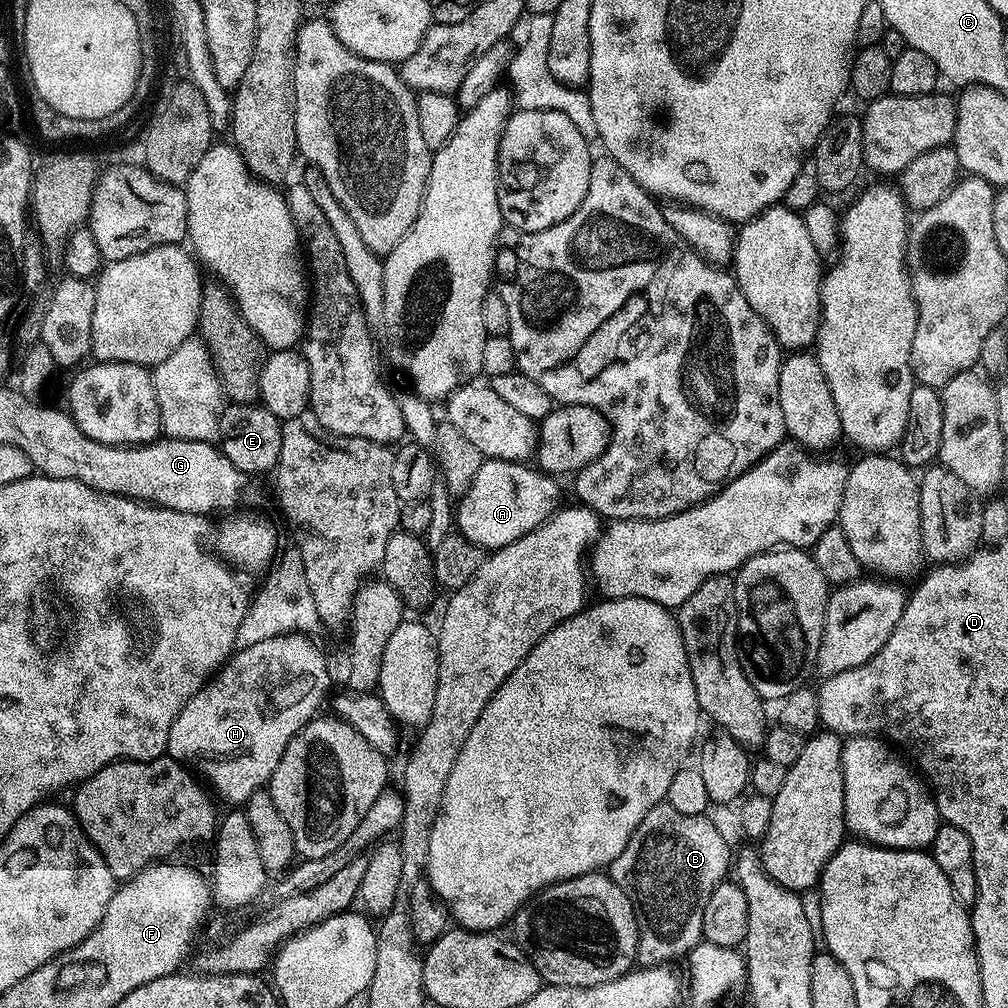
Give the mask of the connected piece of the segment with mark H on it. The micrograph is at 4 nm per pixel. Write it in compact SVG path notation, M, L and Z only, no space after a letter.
M289 634L263 639L262 642L257 642L248 649L237 651L229 659L228 663L216 673L214 679L205 684L202 690L198 690L198 694L194 694L194 698L190 698L190 702L186 706L182 706L178 718L174 718L174 726L170 726L167 755L171 756L172 759L178 761L180 764L187 765L193 773L203 777L210 785L210 788L210 783L212 783L213 789L211 788L211 791L217 797L220 795L228 803L228 806L242 806L248 801L250 794L261 791L267 785L268 780L272 777L274 770L278 766L278 762L282 758L282 754L286 750L286 746L290 742L290 738L294 738L294 734L301 732L307 726L309 720L313 719L321 711L321 709L319 710L320 703L323 702L324 695L327 692L328 660L324 657L323 650L312 641L312 638L304 634Z

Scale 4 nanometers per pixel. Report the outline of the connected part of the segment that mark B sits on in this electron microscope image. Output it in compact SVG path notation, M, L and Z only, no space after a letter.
M667 802L656 804L642 818L642 822L634 830L630 842L626 842L626 850L618 854L618 858L610 865L612 881L630 898L636 911L636 925L640 928L640 937L636 947L636 964L651 966L674 962L678 956L687 957L688 953L701 943L702 913L706 911L706 902L710 902L710 894L719 884L725 883L730 865L734 860L734 852L728 849L728 840L720 833L720 828L707 815L691 816L674 810Z

